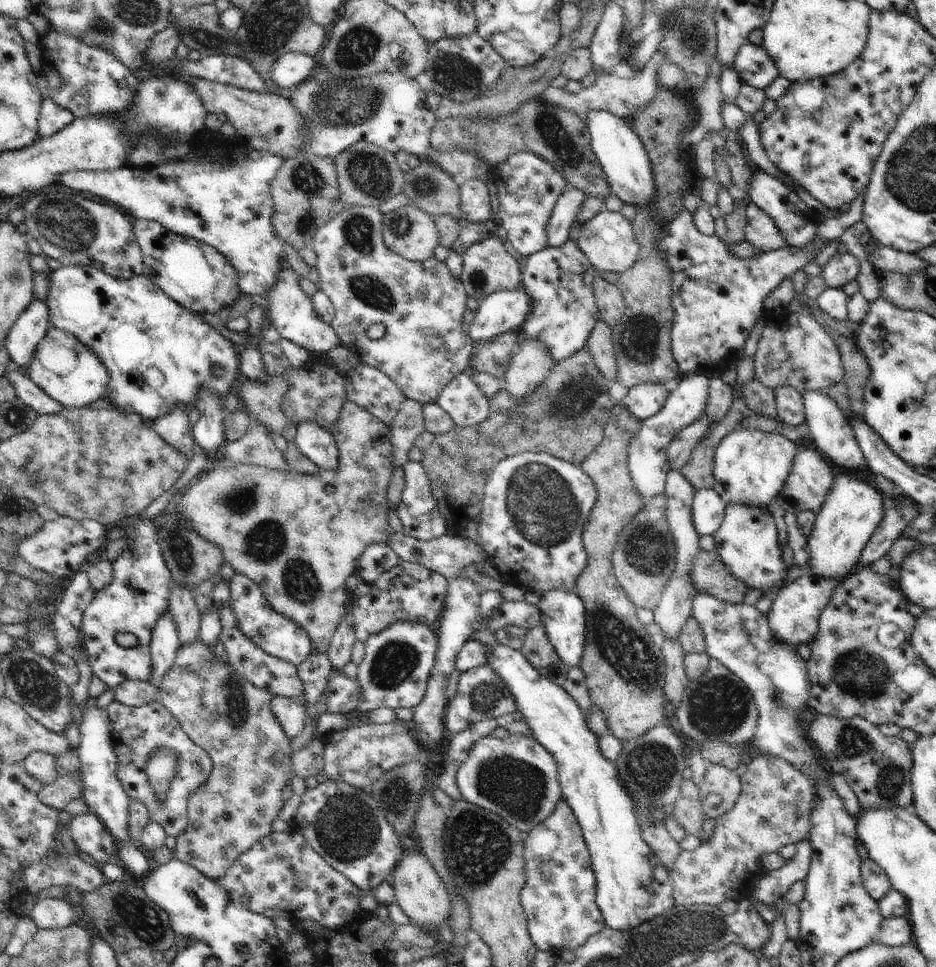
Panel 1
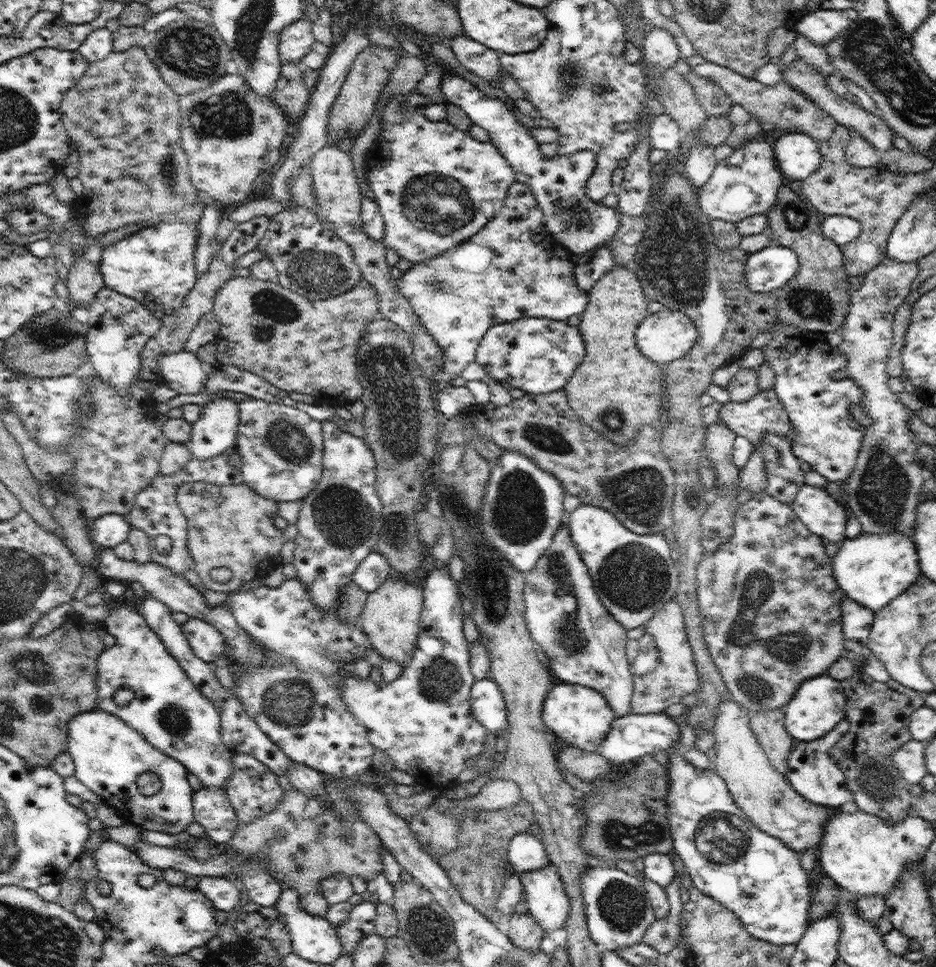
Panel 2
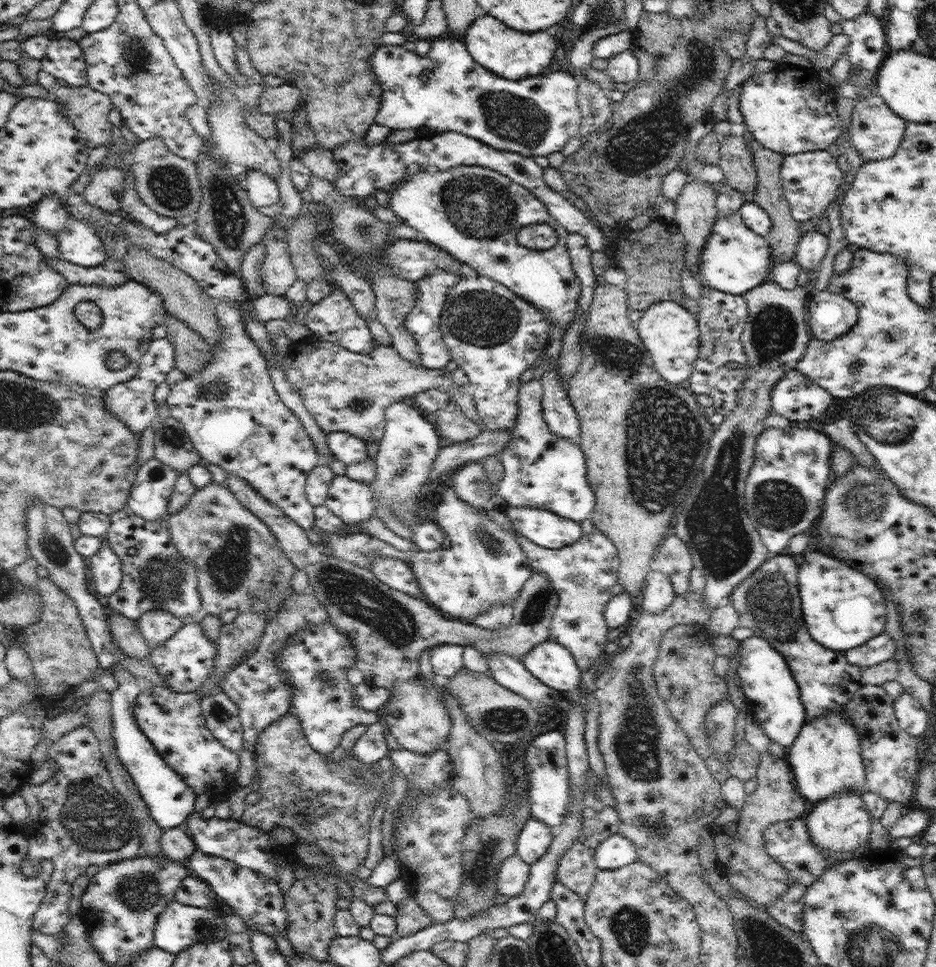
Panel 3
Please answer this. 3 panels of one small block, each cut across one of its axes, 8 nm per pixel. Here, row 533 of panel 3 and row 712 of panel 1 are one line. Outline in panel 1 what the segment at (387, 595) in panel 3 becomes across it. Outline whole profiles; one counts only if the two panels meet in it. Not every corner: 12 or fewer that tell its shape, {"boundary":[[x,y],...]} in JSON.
{"boundary":[[304,694],[275,696],[272,714],[294,739],[307,724]]}

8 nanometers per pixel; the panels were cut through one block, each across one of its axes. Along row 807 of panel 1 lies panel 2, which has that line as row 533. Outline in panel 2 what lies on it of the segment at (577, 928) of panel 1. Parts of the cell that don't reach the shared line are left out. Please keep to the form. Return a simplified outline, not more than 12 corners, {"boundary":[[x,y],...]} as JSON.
{"boundary":[[567,523],[531,572],[528,630],[555,680],[629,714],[627,630]]}

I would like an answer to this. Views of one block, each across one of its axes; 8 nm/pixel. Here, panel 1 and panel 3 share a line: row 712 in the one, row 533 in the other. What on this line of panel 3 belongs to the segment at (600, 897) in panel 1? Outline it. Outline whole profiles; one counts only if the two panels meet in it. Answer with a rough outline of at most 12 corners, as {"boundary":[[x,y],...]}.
{"boundary":[[503,509],[515,529],[558,550],[583,536],[581,523],[548,510]]}

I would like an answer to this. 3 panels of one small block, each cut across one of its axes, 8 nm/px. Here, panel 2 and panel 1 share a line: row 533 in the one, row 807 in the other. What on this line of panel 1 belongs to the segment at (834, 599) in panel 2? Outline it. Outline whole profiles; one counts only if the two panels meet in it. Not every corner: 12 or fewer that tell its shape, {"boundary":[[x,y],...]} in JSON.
{"boundary":[[748,759],[740,796],[668,876],[674,905],[739,902],[809,840],[816,782]]}

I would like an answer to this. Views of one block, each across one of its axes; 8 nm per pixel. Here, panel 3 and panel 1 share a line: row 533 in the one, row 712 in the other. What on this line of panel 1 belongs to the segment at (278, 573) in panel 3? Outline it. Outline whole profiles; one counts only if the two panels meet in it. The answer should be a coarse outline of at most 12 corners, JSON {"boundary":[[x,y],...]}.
{"boundary":[[200,638],[158,701],[213,762],[173,858],[222,878],[295,776],[275,695]]}

